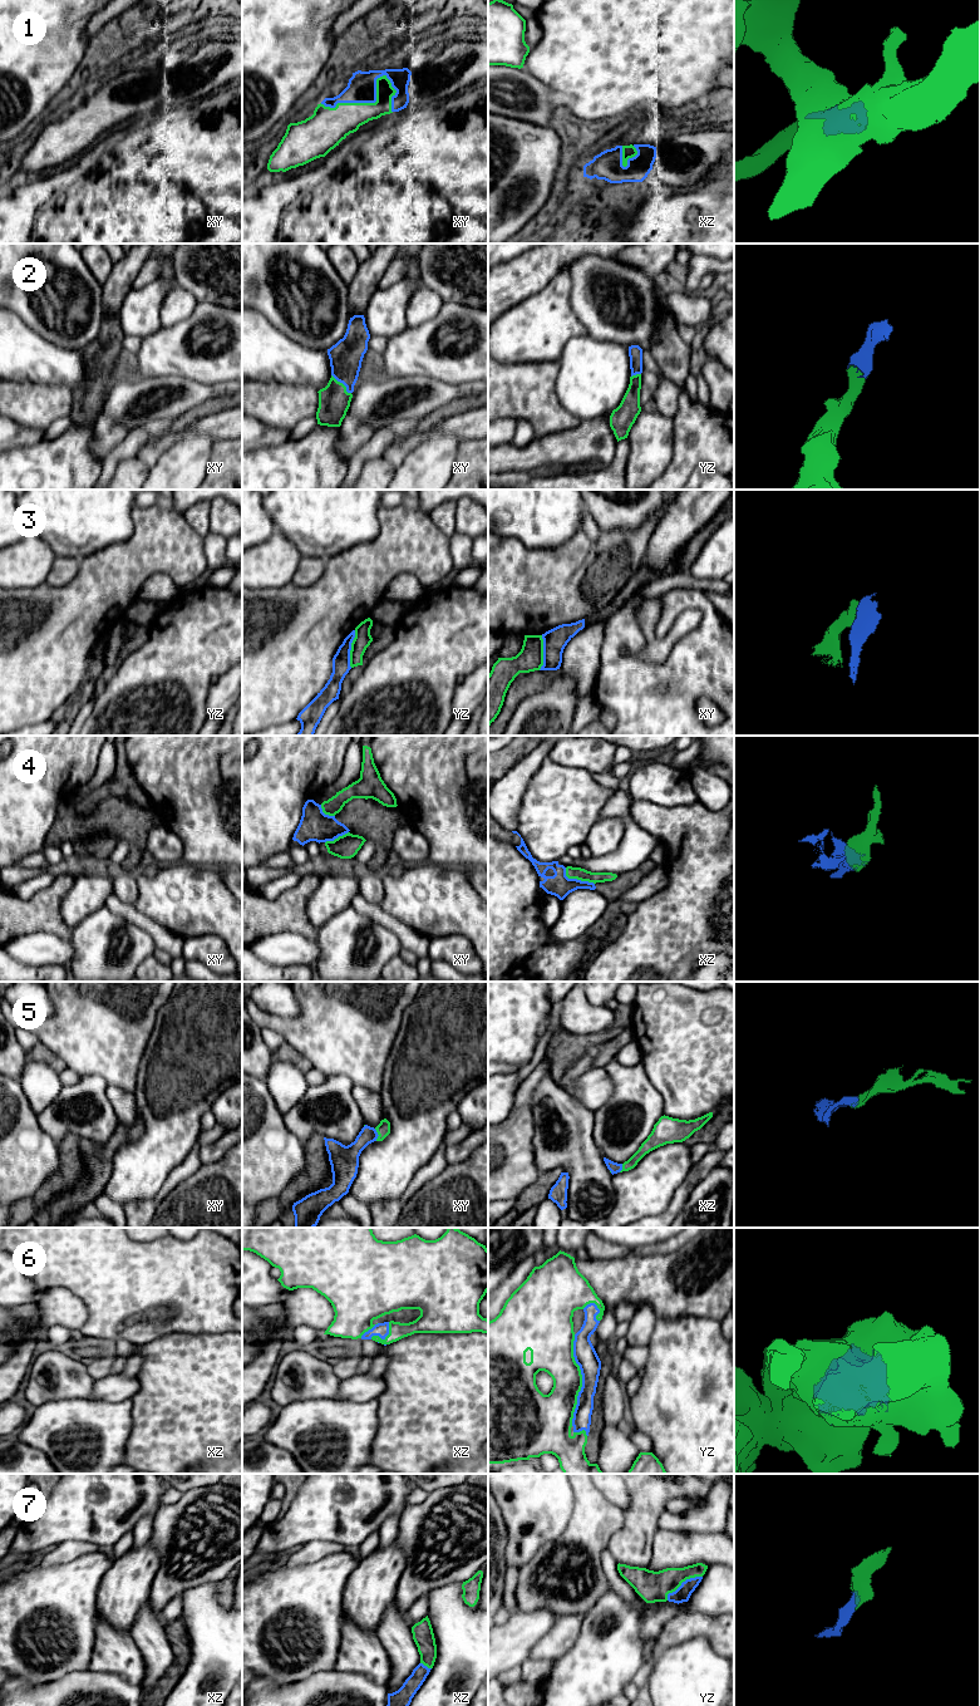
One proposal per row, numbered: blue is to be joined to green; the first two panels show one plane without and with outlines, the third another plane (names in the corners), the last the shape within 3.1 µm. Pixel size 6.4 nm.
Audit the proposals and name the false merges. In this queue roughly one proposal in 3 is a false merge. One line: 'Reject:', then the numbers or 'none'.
Reject: 3, 4

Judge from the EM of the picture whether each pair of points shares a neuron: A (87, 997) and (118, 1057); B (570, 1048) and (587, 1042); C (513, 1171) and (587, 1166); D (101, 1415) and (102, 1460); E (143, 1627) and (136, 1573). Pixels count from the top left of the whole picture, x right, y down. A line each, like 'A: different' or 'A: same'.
A: same
B: same
C: different
D: same
E: same

